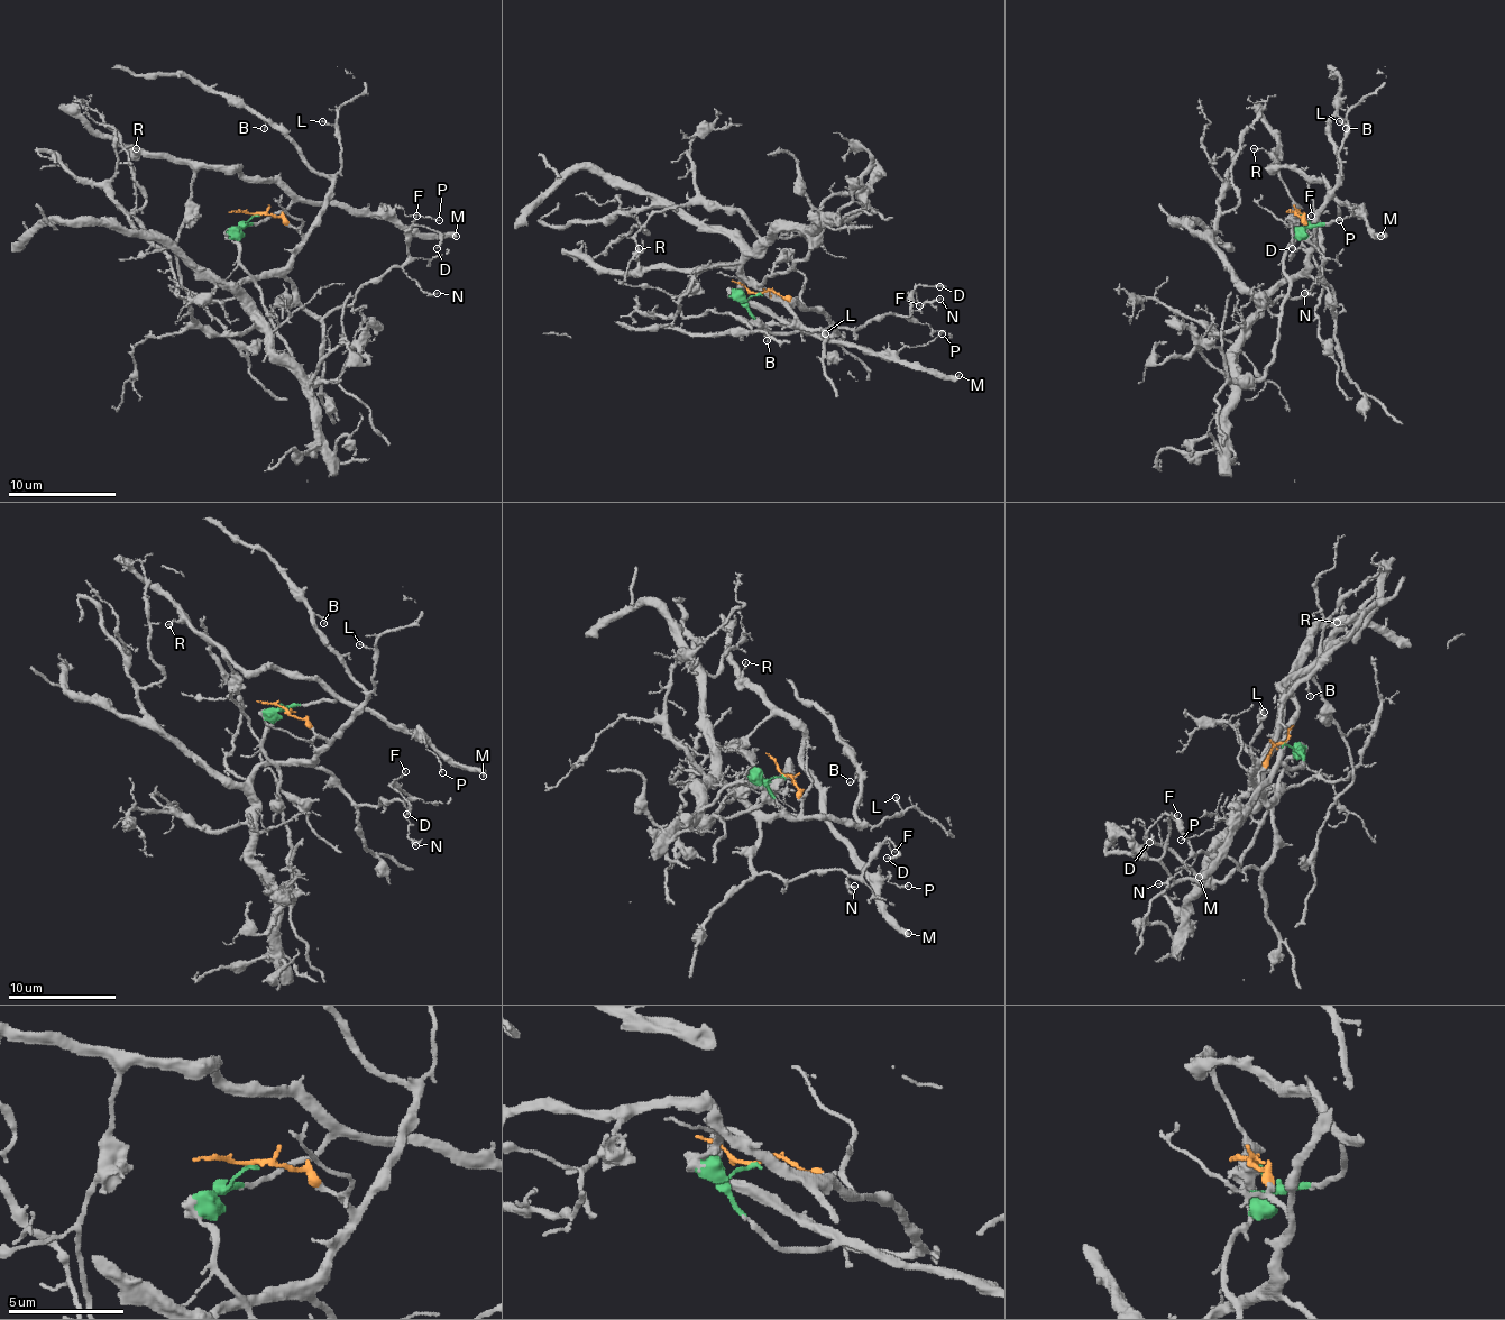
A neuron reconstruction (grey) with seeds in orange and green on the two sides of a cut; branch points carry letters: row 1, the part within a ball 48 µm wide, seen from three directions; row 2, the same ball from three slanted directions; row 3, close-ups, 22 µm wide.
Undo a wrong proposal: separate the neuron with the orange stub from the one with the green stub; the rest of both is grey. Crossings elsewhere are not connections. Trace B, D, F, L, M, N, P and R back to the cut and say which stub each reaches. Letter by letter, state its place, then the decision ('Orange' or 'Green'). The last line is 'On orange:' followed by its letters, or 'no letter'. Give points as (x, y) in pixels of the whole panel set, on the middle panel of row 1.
B: Place: (767, 340). Orange
D: Place: (939, 286). Orange
F: Place: (919, 305). Orange
L: Place: (825, 333). Orange
M: Place: (959, 375). Green
N: Place: (939, 299). Orange
P: Place: (942, 333). Green
R: Place: (639, 248). Green
On orange: B, D, F, L, N

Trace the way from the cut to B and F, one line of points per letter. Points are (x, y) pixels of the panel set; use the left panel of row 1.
B: (257, 212), (273, 212), (305, 235), (332, 183), (278, 129), (259, 116), (265, 129)
F: (257, 212), (273, 212), (302, 237), (286, 275), (319, 315), (348, 306), (367, 283), (407, 258), (415, 216)

